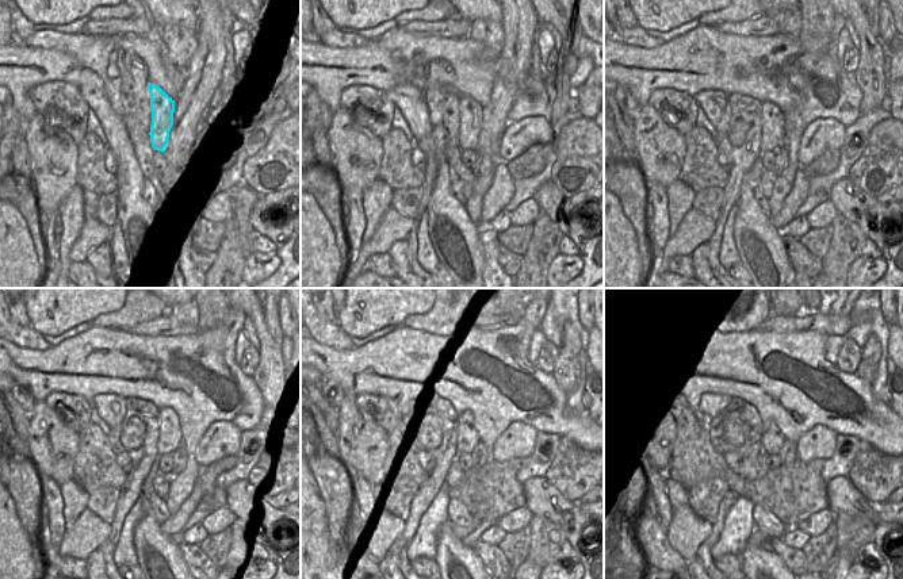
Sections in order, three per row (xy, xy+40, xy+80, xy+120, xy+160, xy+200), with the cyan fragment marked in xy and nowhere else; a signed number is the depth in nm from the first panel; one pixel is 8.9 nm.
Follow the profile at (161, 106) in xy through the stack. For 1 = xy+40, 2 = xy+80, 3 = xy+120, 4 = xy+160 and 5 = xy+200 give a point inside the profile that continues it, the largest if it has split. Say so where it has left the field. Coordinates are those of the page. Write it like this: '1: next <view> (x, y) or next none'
1: next xy+40 (470, 112)
2: next xy+80 (773, 122)
3: next xy+120 (168, 438)
4: next xy+160 (467, 440)
5: next xy+200 (772, 438)

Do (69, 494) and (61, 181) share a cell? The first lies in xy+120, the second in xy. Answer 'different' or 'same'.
different

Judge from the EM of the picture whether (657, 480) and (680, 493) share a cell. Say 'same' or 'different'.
same

